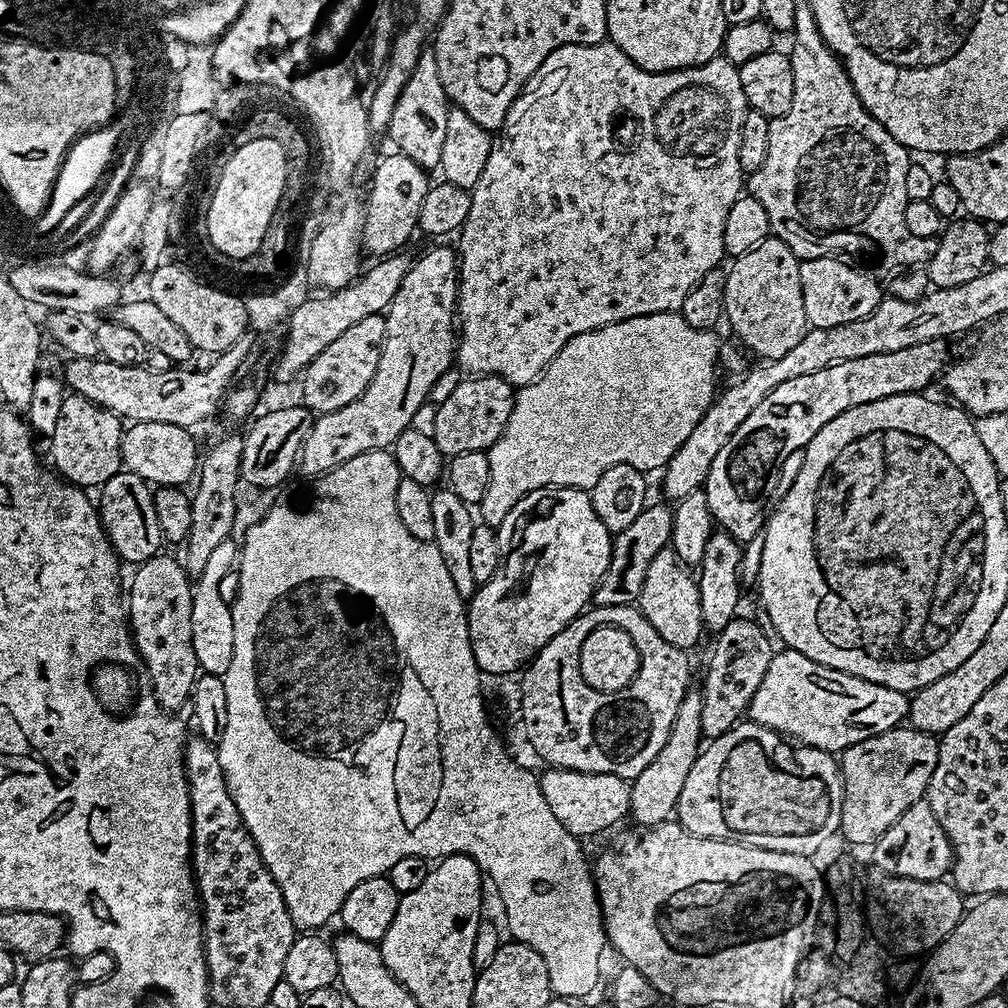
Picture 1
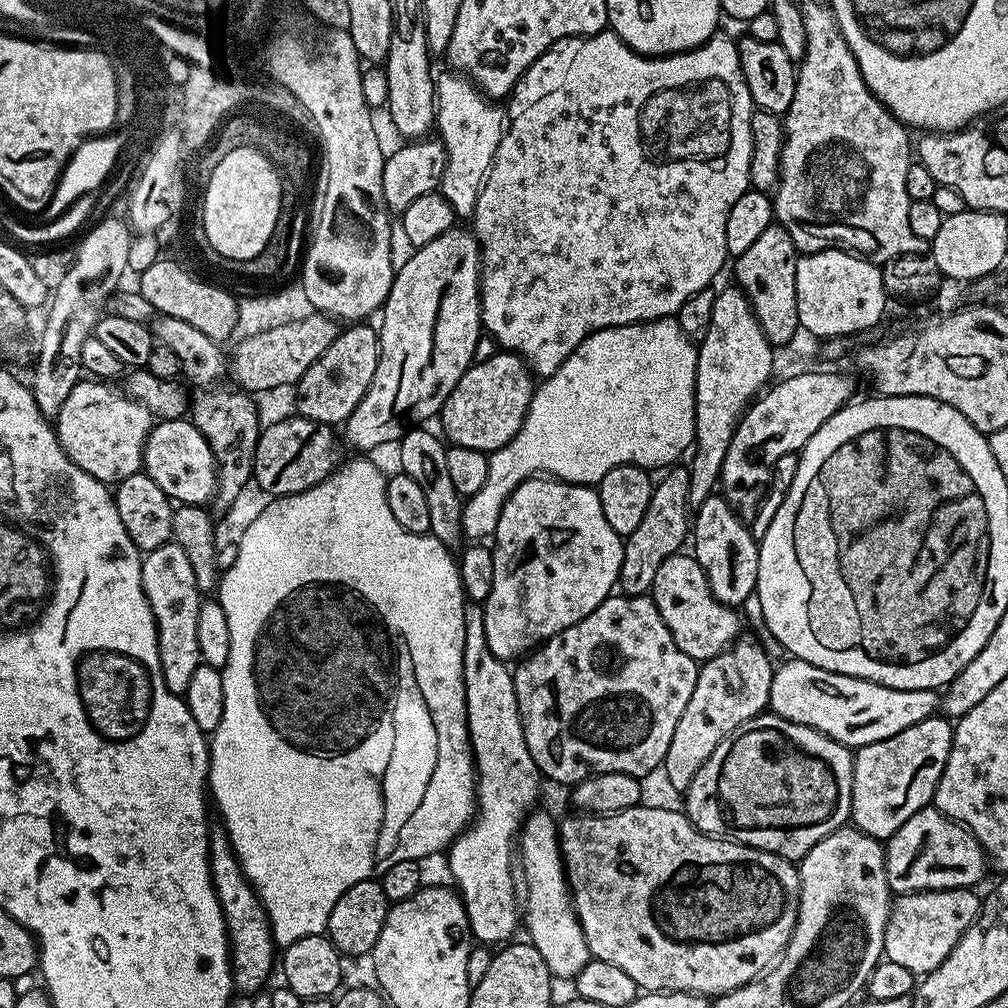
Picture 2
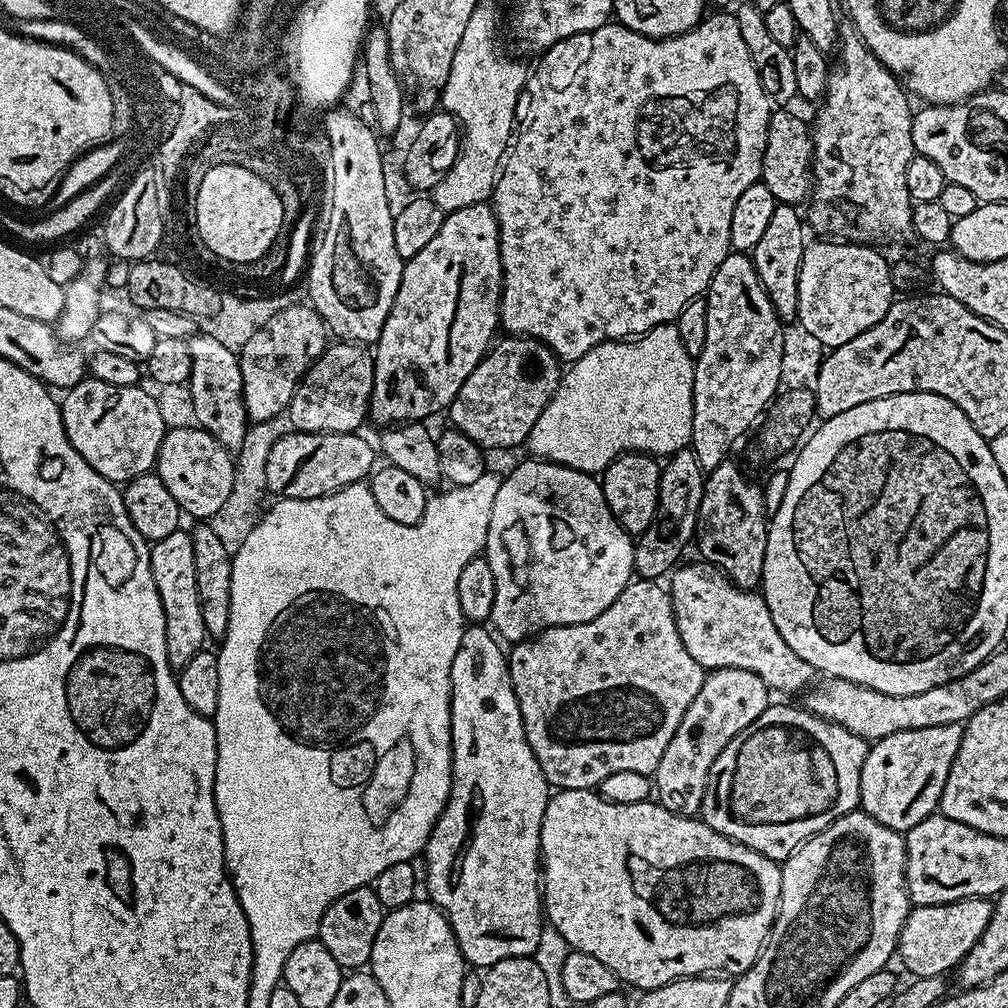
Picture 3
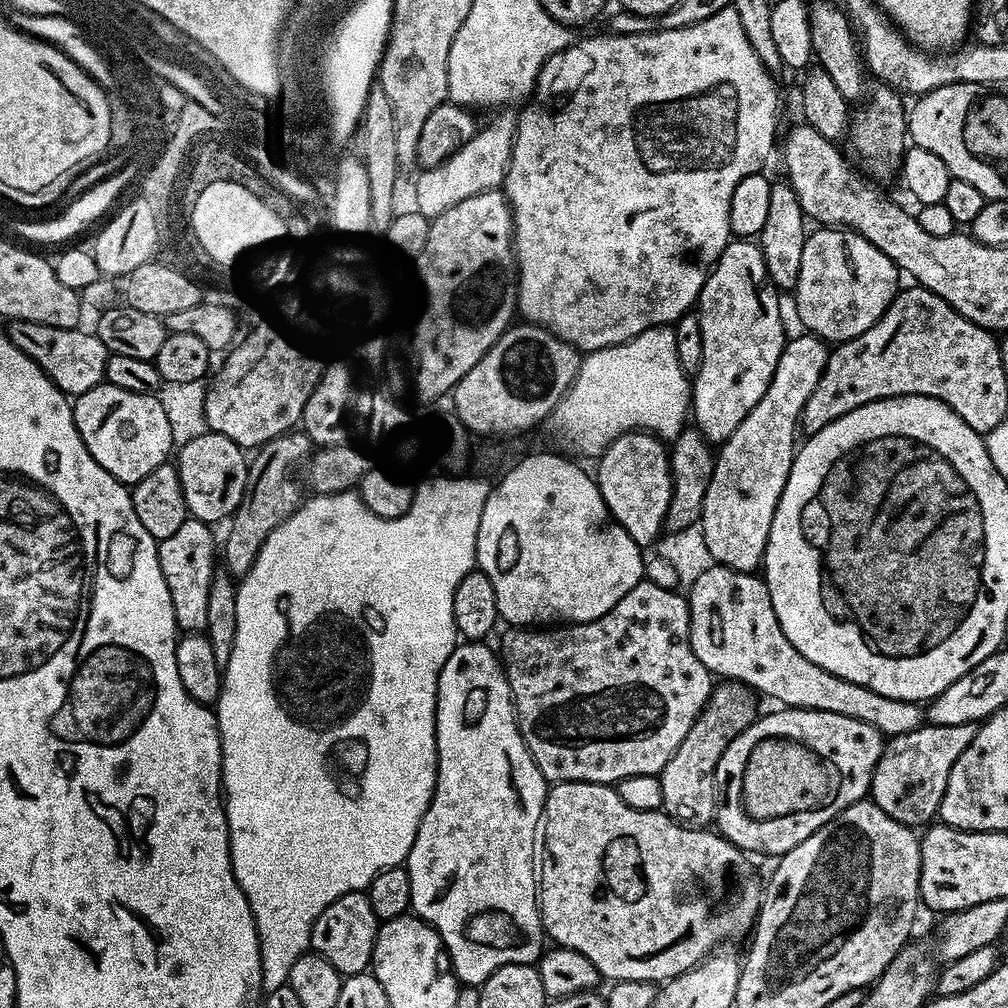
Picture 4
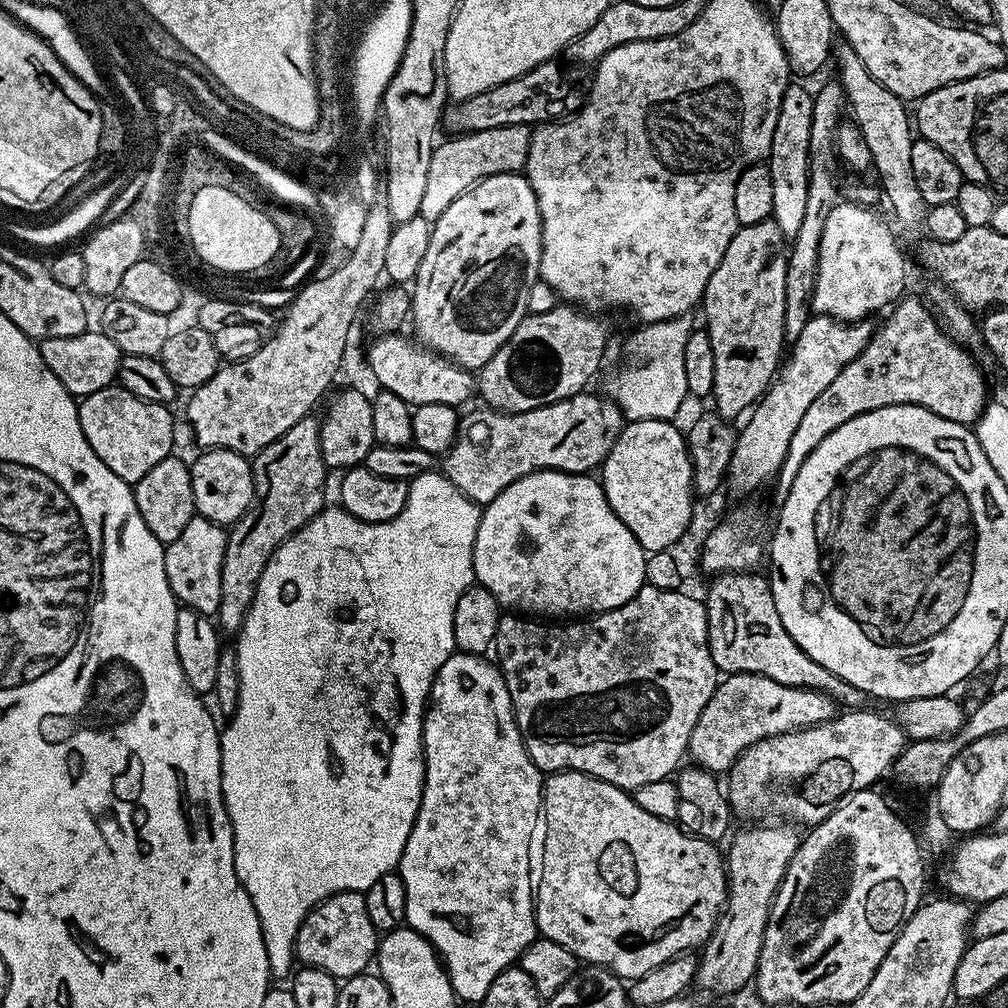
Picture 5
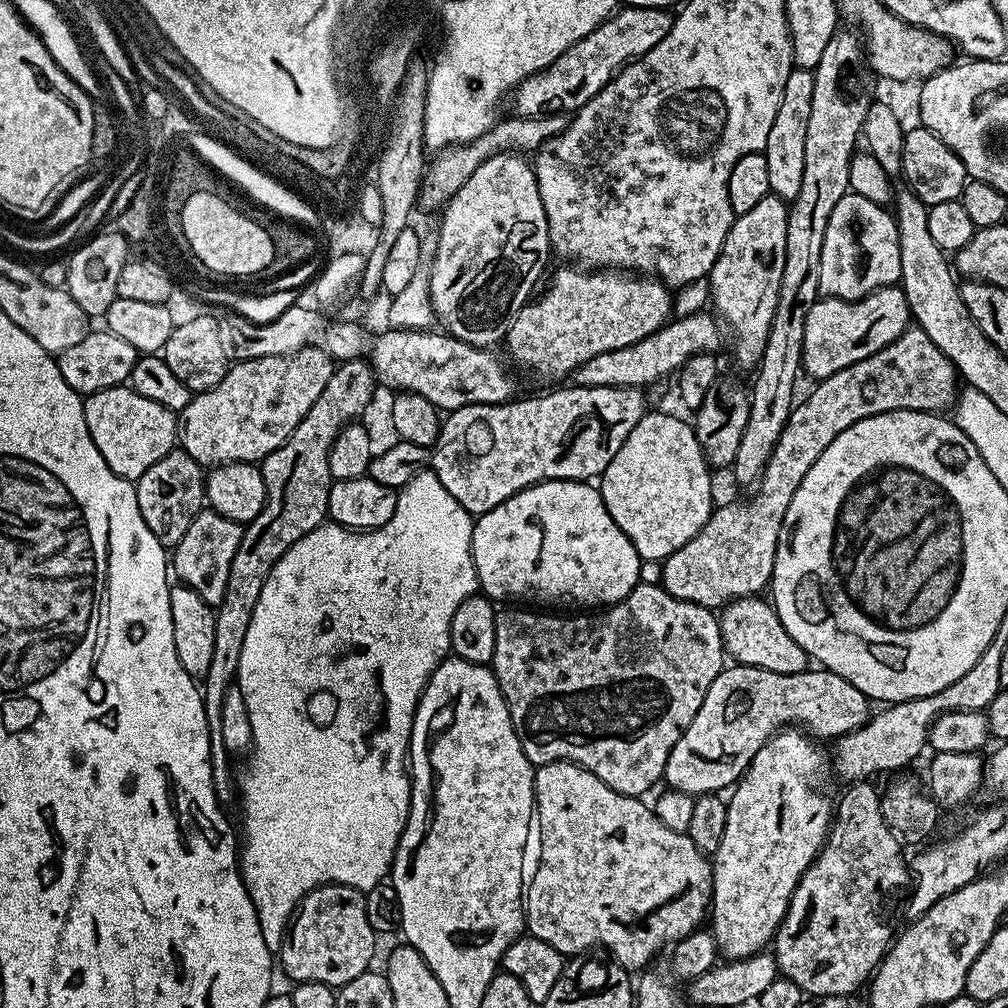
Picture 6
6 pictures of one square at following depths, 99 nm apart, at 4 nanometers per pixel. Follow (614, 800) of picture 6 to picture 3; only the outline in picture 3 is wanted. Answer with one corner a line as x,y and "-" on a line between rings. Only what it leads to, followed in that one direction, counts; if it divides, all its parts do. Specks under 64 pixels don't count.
561,788
553,791
548,797
545,813
542,814
542,832
544,850
541,852
541,861
546,868
548,880
548,887
542,891
542,911
547,923
556,927
557,934
569,944
569,949
582,954
594,954
594,958
598,958
598,962
606,962
606,966
610,966
610,970
614,970
614,974
625,985
633,984
639,990
647,990
661,988
663,984
675,980
685,980
688,976
727,974
735,978
754,966
761,948
764,947
764,941
768,938
768,931
776,920
776,911
780,909
782,878
781,865
777,861
718,834
703,819
676,816
651,799
622,806
603,800
599,791
591,788

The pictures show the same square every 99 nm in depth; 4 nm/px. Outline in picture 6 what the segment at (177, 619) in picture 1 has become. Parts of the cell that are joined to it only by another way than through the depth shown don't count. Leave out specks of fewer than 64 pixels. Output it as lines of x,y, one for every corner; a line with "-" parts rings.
211,510
200,511
194,522
190,522
190,530
182,534
182,542
178,542
171,549
170,568
175,579
194,590
198,598
213,606
219,606
226,598
230,562
234,562
234,554
238,554
238,542
242,542
243,533
244,528
238,522

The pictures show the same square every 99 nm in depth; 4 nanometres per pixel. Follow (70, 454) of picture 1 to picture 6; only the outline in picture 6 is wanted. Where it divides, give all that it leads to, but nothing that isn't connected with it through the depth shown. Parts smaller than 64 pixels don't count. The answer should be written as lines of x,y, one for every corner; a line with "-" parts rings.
130,386
107,388
93,392
84,400
86,426
98,454
106,458
106,466
124,480
137,481
158,458
172,451
178,444
178,416
166,406
150,398
142,398

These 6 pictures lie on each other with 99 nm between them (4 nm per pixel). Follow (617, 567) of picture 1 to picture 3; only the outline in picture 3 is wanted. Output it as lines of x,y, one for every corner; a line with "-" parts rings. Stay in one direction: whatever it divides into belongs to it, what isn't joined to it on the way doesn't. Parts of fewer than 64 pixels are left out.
691,447
684,448
663,461
654,518
650,518
650,526
646,526
646,530
634,540
634,572
639,579
659,581
681,563
680,555
683,554
684,547
693,543
696,534
696,519
702,506
705,479
706,472
699,465

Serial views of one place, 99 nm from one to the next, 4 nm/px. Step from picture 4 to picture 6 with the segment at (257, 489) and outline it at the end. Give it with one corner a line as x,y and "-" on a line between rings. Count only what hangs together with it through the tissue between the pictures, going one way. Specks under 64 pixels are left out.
367,359
337,363
333,367
330,382
326,382
326,390
322,390
322,394
318,394
318,402
306,410
306,418
298,422
288,441
259,461
266,498
258,518
251,520
244,528
242,542
238,542
238,554
234,554
234,562
230,562
226,598
215,609
214,655
210,670
206,670
202,678
204,709
210,730
214,794
221,805
228,806
238,796
238,780
232,777
233,761
222,742
222,698
226,698
226,690
233,687
240,671
242,646
246,642
246,630
250,630
250,618
254,618
254,606
258,606
258,594
262,594
262,586
266,586
266,578
270,578
270,570
274,570
278,558
282,558
282,554
286,554
286,550
290,550
298,538
325,523
333,481
330,450
340,431
361,415
377,385
375,371

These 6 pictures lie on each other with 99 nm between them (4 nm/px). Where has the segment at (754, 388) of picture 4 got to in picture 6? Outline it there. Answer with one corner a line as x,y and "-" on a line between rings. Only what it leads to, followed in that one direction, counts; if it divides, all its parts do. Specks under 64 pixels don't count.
769,194
746,214
736,216
708,275
713,309
727,327
732,327
734,358
748,372
758,366
765,352
765,340
778,304
786,256
788,210
784,200

